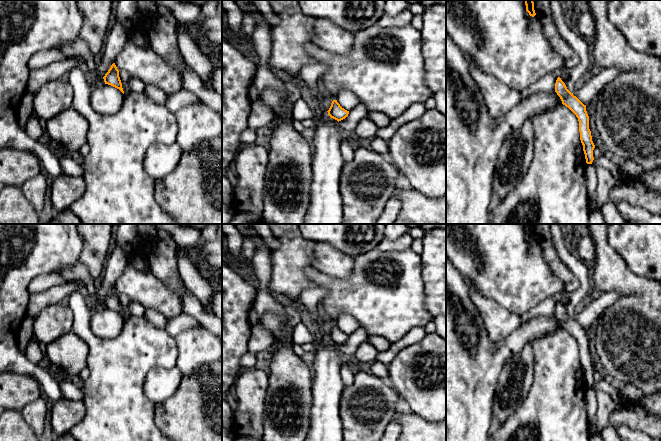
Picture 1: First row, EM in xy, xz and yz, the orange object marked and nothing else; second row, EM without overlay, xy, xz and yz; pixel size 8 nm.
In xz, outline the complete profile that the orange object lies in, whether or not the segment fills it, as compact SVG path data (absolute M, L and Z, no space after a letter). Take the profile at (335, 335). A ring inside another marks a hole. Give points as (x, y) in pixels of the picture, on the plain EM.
M337 324L332 325L331 330L327 336L331 342L337 344L338 346L345 343L349 338L349 335L342 332Z

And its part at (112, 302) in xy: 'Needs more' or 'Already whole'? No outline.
Already whole

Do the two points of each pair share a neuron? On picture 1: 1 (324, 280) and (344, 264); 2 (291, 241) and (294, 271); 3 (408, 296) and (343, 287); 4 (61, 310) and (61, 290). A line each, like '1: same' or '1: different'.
1: different
2: same
3: same
4: different

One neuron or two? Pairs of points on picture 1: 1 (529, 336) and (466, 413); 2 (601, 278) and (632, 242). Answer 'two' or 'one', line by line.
1: one
2: two

